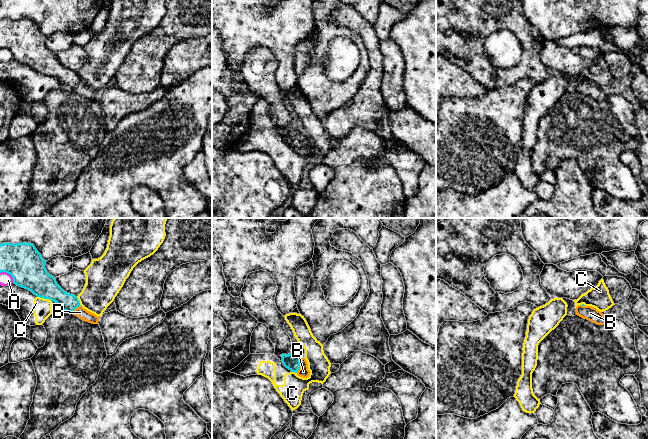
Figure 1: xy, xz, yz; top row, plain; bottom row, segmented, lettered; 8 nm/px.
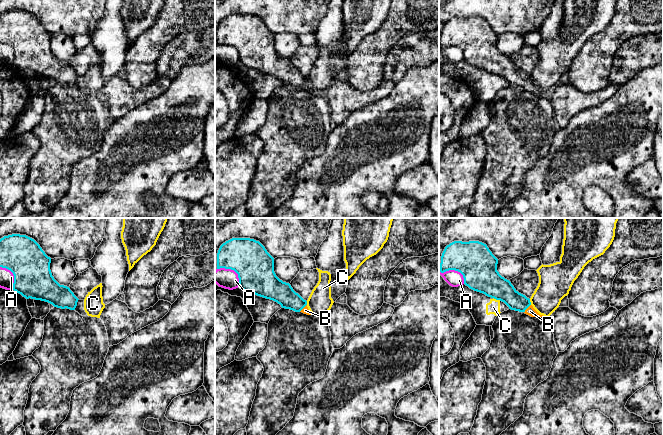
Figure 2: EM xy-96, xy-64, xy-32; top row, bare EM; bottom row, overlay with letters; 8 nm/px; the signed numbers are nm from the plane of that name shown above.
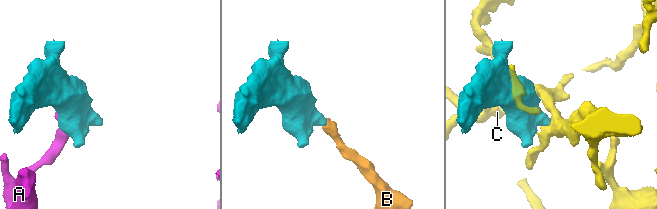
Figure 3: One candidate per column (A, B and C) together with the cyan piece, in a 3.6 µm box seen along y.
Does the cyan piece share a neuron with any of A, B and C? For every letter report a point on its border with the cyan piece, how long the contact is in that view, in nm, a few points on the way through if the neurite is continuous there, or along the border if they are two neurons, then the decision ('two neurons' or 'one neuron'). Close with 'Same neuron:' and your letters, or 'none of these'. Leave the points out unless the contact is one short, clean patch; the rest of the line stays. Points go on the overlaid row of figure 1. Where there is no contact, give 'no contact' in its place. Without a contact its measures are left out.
A: xy (9, 273) | 140 nm | along xy (0, 272), (9, 274), (13, 282) | two neurons
B: xz (299, 365) | 130 nm | across xz (291, 361), (299, 365), (303, 371) | one neuron
C: xy (44, 298) | 130 nm | two neurons
Same neuron: B

